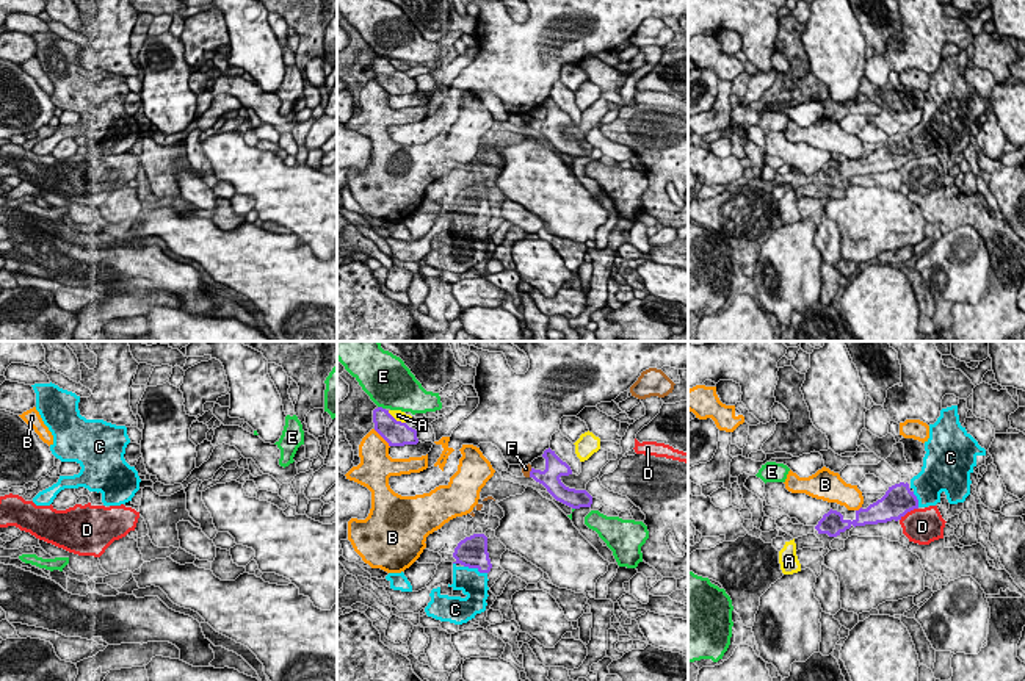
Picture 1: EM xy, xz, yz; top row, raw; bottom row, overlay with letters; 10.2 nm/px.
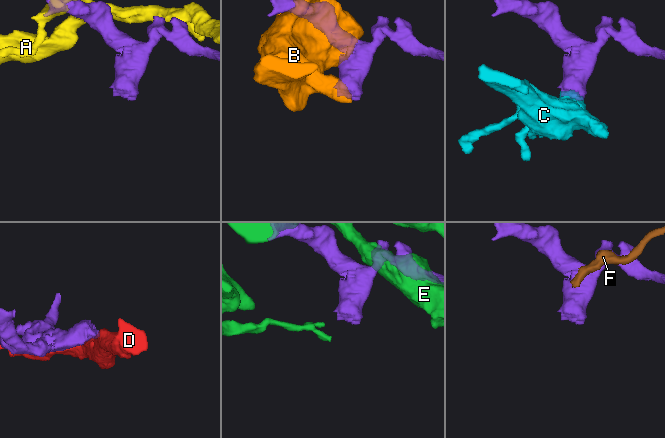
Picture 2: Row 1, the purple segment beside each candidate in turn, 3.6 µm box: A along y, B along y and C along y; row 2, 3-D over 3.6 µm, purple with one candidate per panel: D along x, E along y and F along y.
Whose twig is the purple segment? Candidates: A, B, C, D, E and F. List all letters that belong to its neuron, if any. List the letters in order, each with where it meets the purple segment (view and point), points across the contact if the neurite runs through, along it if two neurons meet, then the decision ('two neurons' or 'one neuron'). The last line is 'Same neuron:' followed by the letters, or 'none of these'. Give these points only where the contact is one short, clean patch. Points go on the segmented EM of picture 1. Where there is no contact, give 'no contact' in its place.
A: contact xz (395, 420); two neurons
B: contact xz (383, 437); two neurons
C: contact xz (475, 567); way xz (472, 551), (475, 567), (472, 583); one neuron
D: contact yz (908, 511); two neurons
E: contact xz (381, 407); two neurons
F: contact xz (530, 473); two neurons
Same neuron: C

